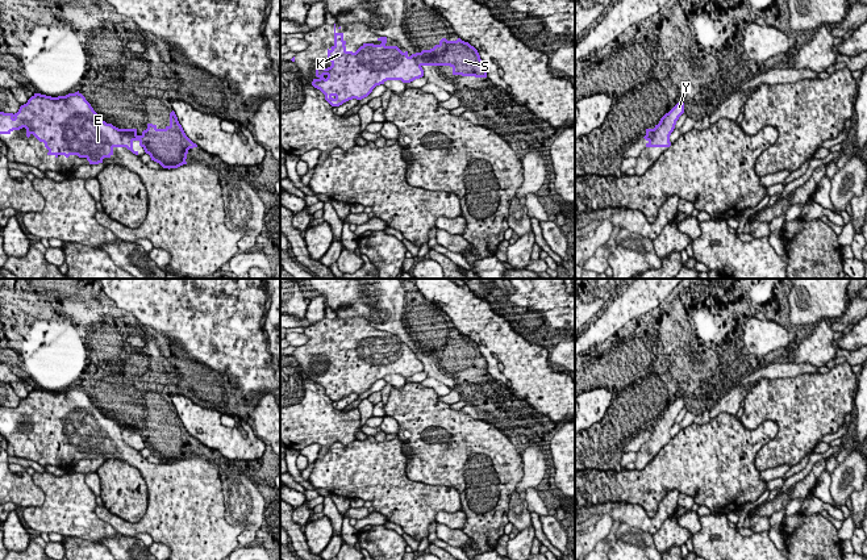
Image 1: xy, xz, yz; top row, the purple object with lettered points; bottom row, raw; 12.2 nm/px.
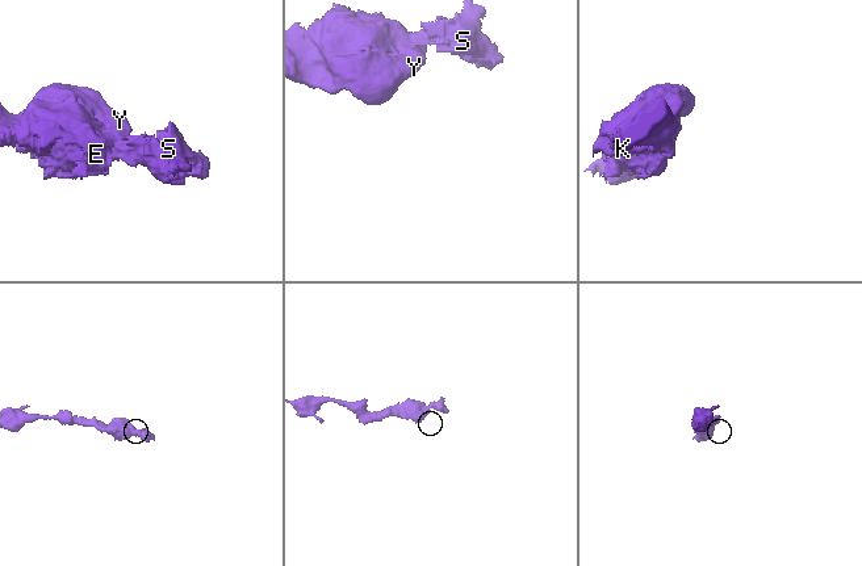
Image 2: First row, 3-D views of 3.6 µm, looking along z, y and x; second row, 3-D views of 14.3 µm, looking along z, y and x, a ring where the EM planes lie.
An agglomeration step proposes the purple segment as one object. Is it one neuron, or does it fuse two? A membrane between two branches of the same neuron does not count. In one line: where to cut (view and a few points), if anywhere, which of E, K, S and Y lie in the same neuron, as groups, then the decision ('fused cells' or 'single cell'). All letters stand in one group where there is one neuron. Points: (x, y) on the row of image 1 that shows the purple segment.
yz (657, 125), (647, 146) | E K Y / S | fused cells

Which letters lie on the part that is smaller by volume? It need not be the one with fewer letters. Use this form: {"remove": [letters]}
{"remove": ["S"]}

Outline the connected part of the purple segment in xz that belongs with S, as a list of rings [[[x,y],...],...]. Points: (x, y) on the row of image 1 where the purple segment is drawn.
[[[442,38],[433,49],[412,57],[420,66],[450,66],[453,75],[487,78],[487,67],[478,50],[460,38],[457,41]]]

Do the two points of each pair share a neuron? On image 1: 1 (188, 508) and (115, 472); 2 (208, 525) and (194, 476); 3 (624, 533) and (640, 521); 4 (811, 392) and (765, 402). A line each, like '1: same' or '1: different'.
1: different
2: same
3: different
4: same

